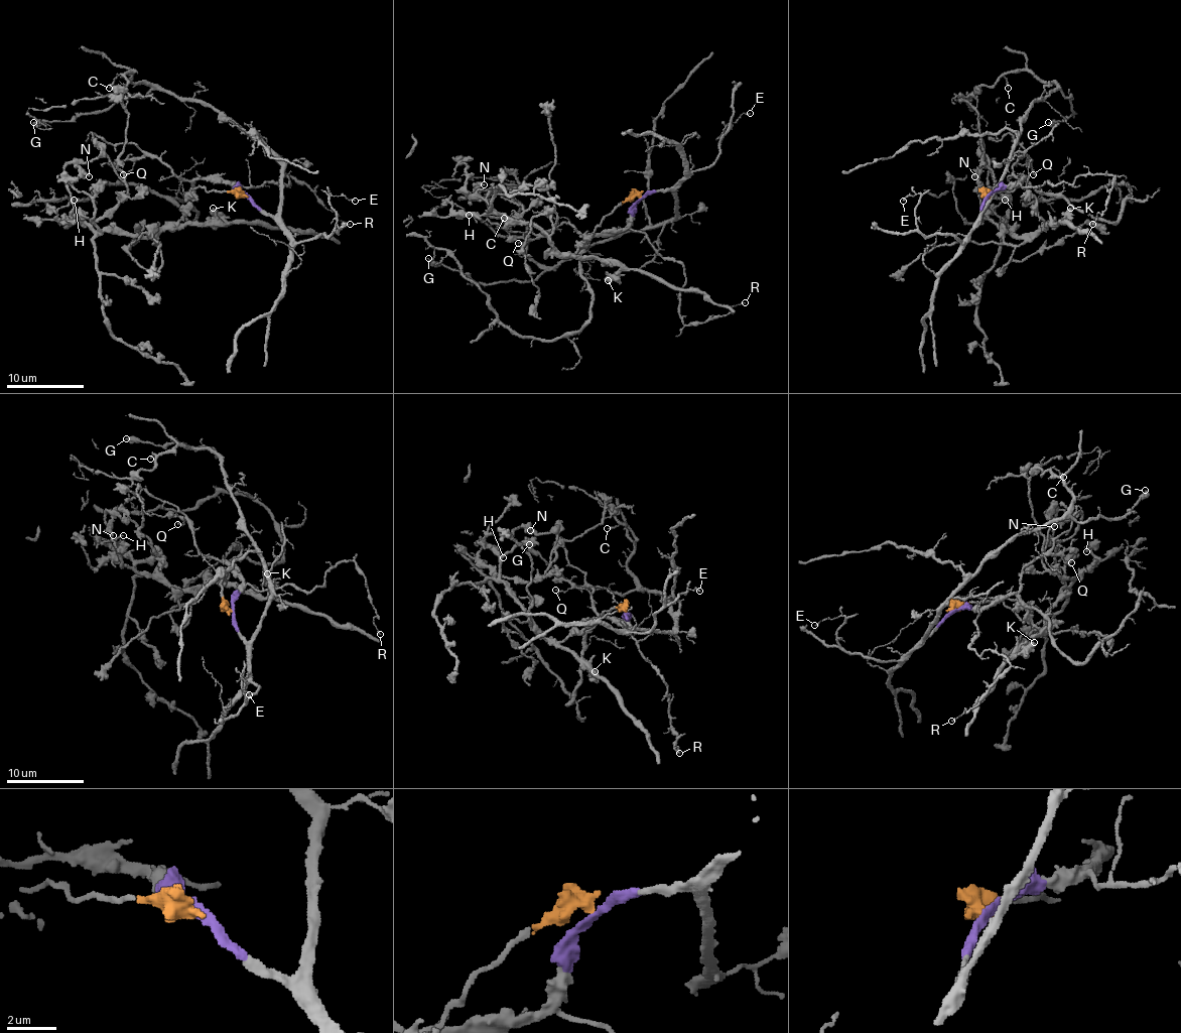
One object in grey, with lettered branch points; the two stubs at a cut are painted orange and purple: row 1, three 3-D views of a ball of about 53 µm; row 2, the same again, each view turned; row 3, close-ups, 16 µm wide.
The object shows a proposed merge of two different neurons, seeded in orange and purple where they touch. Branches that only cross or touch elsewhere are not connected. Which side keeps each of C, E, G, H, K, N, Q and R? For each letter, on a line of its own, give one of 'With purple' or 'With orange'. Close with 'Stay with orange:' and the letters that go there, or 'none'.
C: With purple
E: With purple
G: With purple
H: With orange
K: With orange
N: With orange
Q: With purple
R: With purple
Stay with orange: H, K, N

